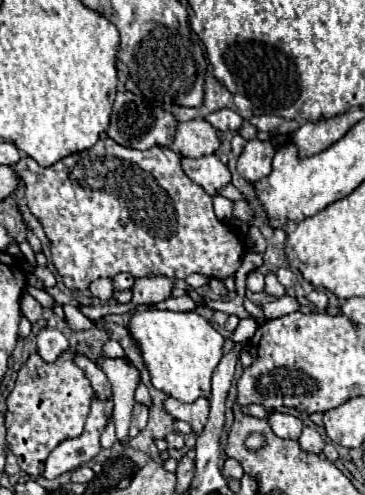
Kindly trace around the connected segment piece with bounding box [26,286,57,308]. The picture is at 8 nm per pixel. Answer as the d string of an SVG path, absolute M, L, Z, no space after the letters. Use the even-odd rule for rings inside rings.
M28 286L28 288L26 288L26 292L28 292L28 294L32 294L32 296L34 296L34 298L36 298L44 308L52 308L54 305L57 305L56 300L51 296L48 296L44 290L36 290L36 288Z

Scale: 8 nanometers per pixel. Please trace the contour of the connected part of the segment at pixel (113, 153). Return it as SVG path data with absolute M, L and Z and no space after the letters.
M102 138L98 140L90 150L84 150L84 152L76 152L72 156L66 156L62 158L60 162L56 162L54 166L50 168L42 168L38 166L36 160L32 160L30 156L22 156L20 162L14 166L14 170L18 172L20 180L24 182L24 188L26 188L26 200L28 200L28 208L30 212L40 220L40 224L44 226L44 232L50 240L50 252L52 252L52 262L58 270L58 274L62 276L66 288L70 290L86 290L90 286L90 282L106 276L106 278L114 278L116 274L120 272L128 272L132 274L134 278L140 278L140 276L154 276L154 274L164 274L168 278L186 278L194 272L198 274L204 274L208 278L226 278L226 276L234 276L236 270L240 268L240 262L242 262L242 256L246 254L246 246L244 242L240 240L240 236L230 228L230 224L224 224L224 222L218 222L216 216L214 216L214 208L212 208L212 196L208 192L202 192L202 188L198 188L198 184L194 184L182 170L180 166L180 154L172 148L166 148L166 146L154 146L150 150L132 150L132 148L124 148L120 144L116 144L112 138Z

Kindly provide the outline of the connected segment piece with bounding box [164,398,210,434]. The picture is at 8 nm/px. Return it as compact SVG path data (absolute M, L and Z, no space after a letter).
M166 398L164 406L166 406L168 414L174 416L176 420L186 420L192 426L194 434L198 434L204 428L204 424L208 420L208 412L210 412L208 398L198 398L190 404L184 404L184 402L174 400L174 398Z

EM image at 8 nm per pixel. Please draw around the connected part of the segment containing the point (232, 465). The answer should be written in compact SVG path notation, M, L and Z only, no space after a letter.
M226 458L226 462L224 462L224 468L222 468L222 474L224 476L232 476L232 478L240 478L242 474L244 474L244 470L240 468L240 462L236 462L234 458Z

